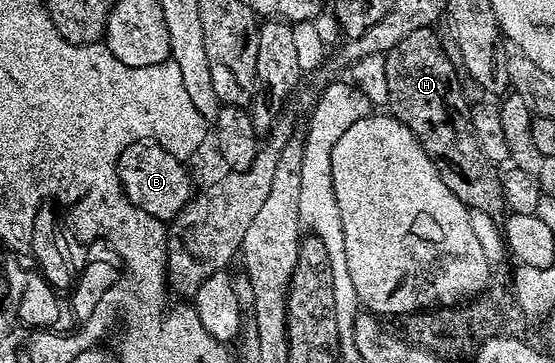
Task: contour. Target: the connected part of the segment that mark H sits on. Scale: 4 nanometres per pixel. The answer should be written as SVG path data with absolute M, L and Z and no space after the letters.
M427 26L419 28L411 32L411 36L403 36L403 40L399 40L399 44L395 44L395 48L391 48L385 55L388 109L392 117L399 119L417 137L423 152L427 152L427 156L435 164L443 184L447 184L447 188L451 188L451 192L459 196L462 204L470 210L487 212L493 222L500 223L507 214L502 171L491 160L487 160L487 156L483 156L483 148L479 148L479 140L473 131L470 103L463 96L455 68L451 60L447 60L447 52L443 52L441 34L435 31L436 29Z

